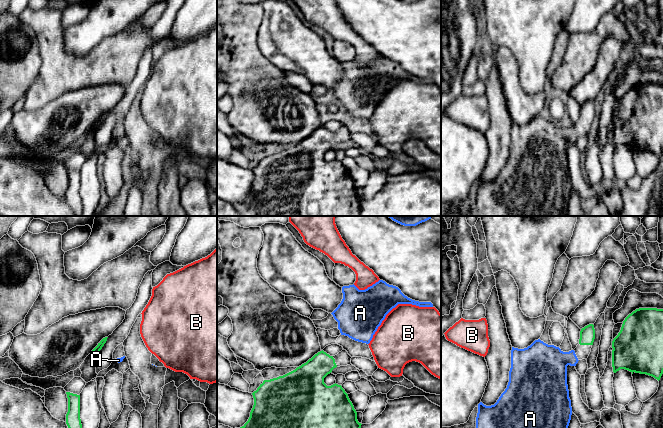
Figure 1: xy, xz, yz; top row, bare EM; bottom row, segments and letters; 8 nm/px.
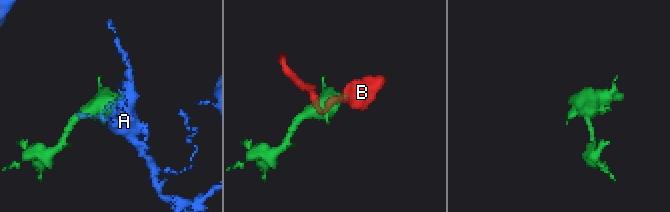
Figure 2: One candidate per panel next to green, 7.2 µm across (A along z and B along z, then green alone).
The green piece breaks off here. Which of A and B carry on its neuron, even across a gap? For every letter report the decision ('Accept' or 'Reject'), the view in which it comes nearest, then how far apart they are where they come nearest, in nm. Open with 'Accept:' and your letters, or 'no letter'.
Accept: A
A: Accept. Closest in yz. Distance 70 nm
B: Reject. Closest in xy. Distance 260 nm

